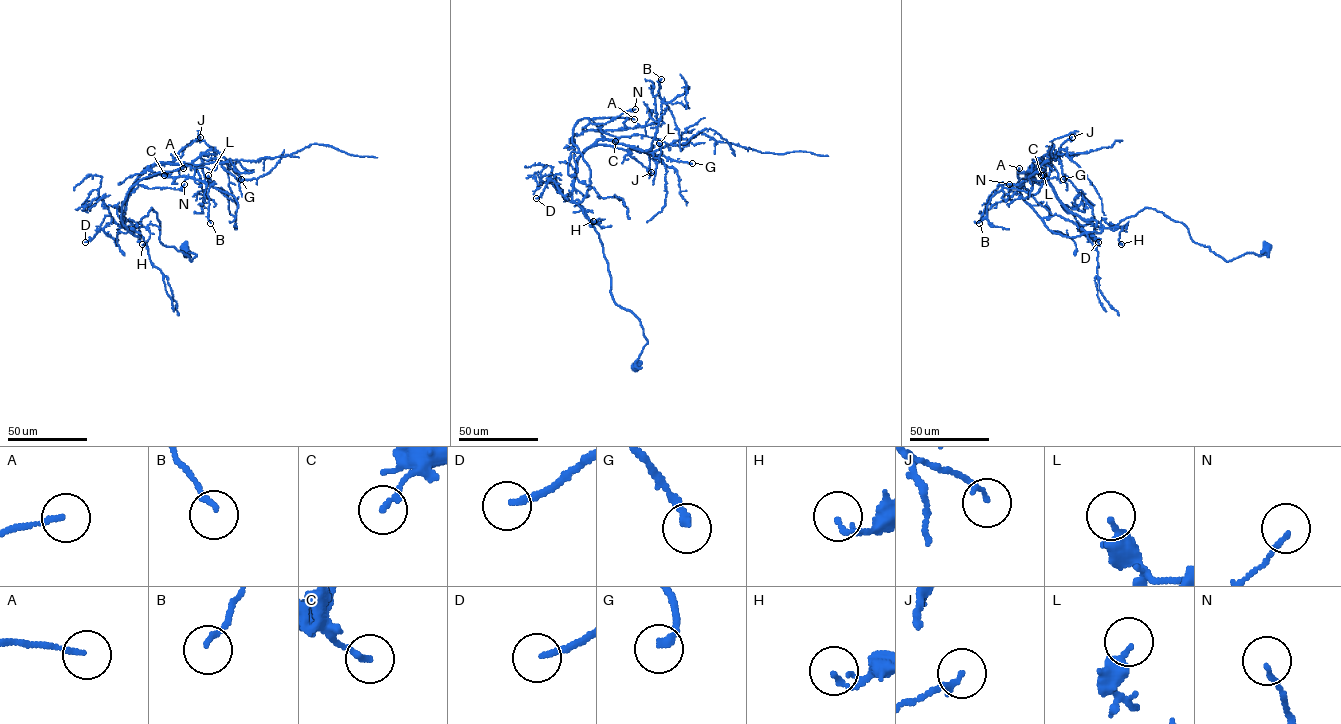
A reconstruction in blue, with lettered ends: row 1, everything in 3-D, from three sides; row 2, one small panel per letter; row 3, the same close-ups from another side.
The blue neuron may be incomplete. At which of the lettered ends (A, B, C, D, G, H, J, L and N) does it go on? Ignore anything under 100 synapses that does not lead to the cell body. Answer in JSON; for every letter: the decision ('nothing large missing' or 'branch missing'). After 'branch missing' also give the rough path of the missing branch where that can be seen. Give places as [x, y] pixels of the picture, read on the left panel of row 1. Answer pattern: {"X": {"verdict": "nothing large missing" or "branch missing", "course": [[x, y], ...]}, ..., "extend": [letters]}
{"A": {"verdict": "branch missing", "course": [[183, 168], [210, 164], [256, 170], [307, 158], [360, 180], [379, 204], [384, 237], [368, 244], [349, 285]]}, "B": {"verdict": "nothing large missing"}, "C": {"verdict": "nothing large missing"}, "D": {"verdict": "nothing large missing"}, "G": {"verdict": "nothing large missing"}, "H": {"verdict": "nothing large missing"}, "J": {"verdict": "nothing large missing"}, "L": {"verdict": "nothing large missing"}, "N": {"verdict": "nothing large missing"}, "extend": ["A"]}

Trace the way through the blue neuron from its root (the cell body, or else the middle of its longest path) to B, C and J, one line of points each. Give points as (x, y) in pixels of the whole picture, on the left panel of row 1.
B: (186, 247), (192, 261), (160, 241), (151, 207), (121, 226), (137, 177), (153, 166), (210, 184), (210, 223)
C: (186, 247), (192, 261), (160, 241), (151, 207), (127, 228), (139, 237), (121, 219), (128, 191), (164, 175)
J: (186, 247), (192, 261), (160, 241), (151, 207), (133, 227), (121, 223), (136, 179), (200, 137)

